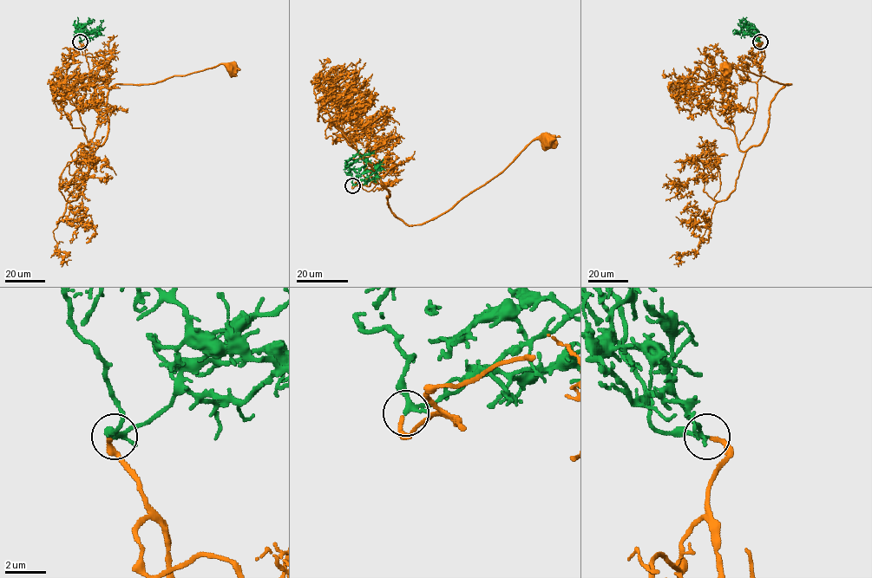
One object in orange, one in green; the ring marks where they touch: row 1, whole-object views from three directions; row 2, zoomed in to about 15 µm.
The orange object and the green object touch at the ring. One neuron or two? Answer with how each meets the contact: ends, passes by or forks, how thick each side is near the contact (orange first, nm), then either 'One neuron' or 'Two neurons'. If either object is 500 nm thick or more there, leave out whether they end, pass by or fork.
At the ring orange ends. At the ring green passes by. Thickness 200 nm (orange) against 200 nm. One neuron

